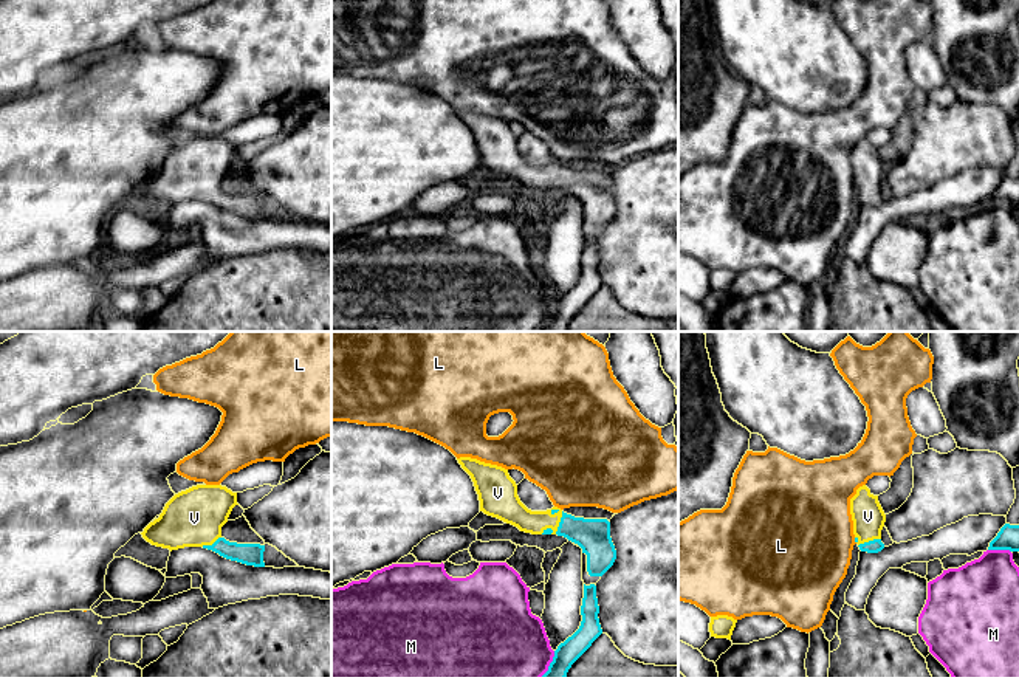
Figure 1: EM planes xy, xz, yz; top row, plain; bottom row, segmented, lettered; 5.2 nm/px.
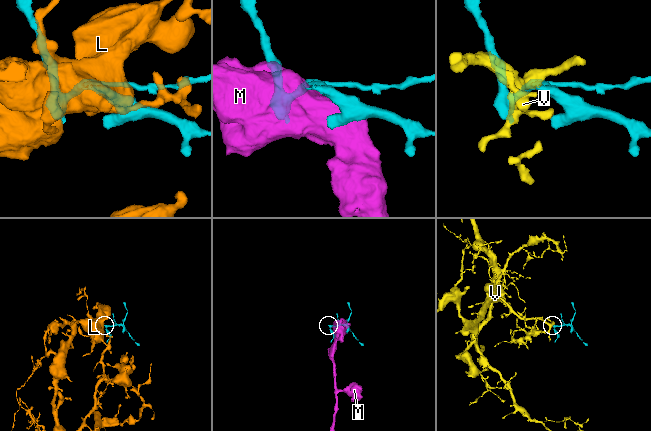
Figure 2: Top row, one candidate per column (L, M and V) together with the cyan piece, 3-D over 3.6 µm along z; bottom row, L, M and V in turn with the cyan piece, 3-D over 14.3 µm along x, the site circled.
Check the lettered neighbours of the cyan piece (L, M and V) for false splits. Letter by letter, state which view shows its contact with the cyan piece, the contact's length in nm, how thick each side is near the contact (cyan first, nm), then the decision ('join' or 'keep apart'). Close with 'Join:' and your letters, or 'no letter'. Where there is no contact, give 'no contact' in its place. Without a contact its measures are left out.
L: yz | 30 nm | 20/480 nm | keep apart
M: yz | 120 nm | 110/360 nm | keep apart
V: xz | 170 nm | 180/130 nm | join
Join: V

